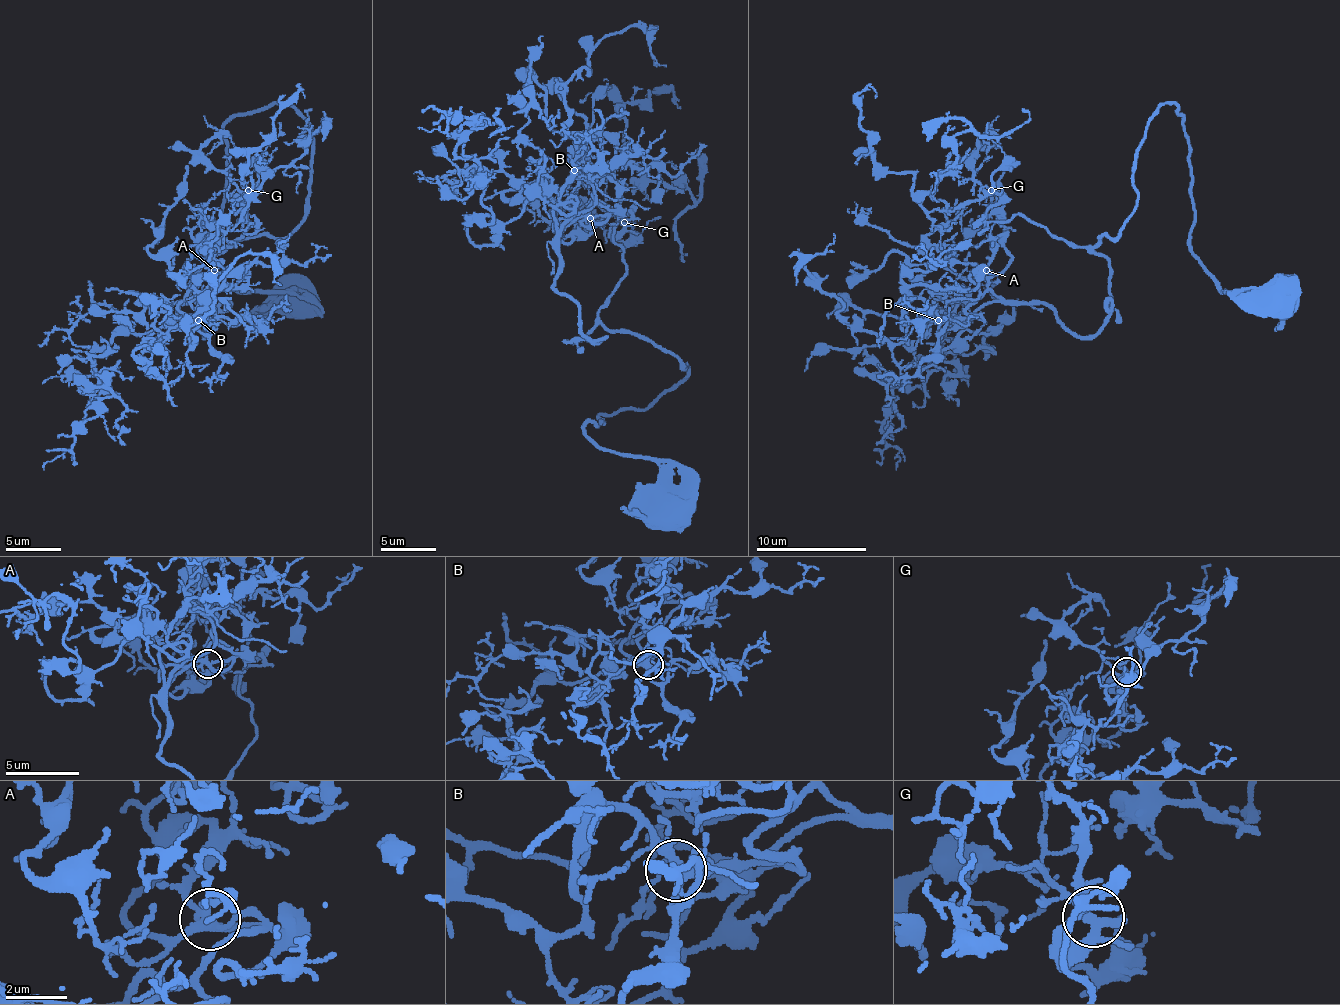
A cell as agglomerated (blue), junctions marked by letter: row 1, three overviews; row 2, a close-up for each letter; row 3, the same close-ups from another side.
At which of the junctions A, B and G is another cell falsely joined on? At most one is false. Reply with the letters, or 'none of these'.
none of these

